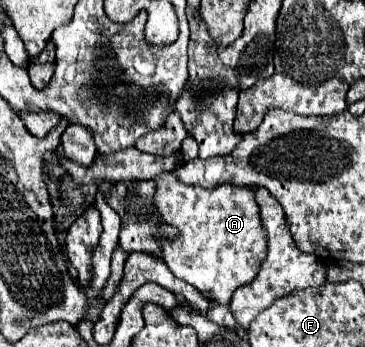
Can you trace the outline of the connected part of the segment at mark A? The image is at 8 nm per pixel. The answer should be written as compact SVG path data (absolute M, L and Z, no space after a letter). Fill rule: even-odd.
M172 173L158 175L156 179L156 207L164 223L178 227L180 235L162 245L162 259L170 271L206 291L214 303L228 305L232 291L256 277L256 267L264 259L264 231L260 227L260 213L254 195L248 187L220 185L214 189L190 187L180 183Z

